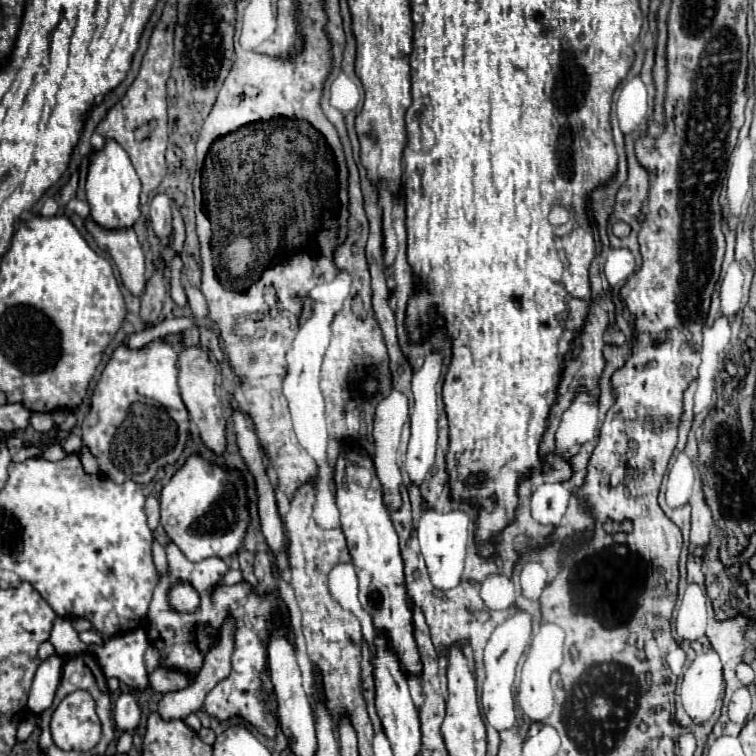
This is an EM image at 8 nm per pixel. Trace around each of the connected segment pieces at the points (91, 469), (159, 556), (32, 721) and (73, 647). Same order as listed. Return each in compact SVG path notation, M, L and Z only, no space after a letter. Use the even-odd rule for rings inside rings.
M86 446L80 448L80 460L82 460L82 466L86 468L88 474L98 474L98 472L100 472L100 470L98 470L98 462L94 460L94 456L90 454L90 450L88 450Z
M154 540L154 544L152 544L152 556L154 556L156 570L166 572L166 552L164 552L164 546L158 540Z
M33 715L28 719L21 722L18 730L16 738L18 742L23 742L29 738L31 733L34 731L36 727L38 727L40 723L40 715Z
M66 618L54 620L50 642L54 644L60 658L76 656L76 654L82 654L82 652L88 650L88 646L78 638L78 632L72 628L70 620L66 620Z

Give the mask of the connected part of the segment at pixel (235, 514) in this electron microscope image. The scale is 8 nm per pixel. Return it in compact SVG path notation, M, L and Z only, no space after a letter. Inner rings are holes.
M202 454L188 456L182 468L162 488L160 522L168 538L192 562L200 562L210 556L228 558L236 554L246 538L250 520L246 480L242 472L210 464Z

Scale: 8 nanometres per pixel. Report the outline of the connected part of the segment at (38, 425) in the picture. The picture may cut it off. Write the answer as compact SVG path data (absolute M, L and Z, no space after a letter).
M34 412L34 414L32 414L30 424L32 424L32 428L34 428L36 432L42 432L42 434L52 432L52 430L56 428L56 422L52 420L52 416L50 416L50 414L40 414L40 412Z

